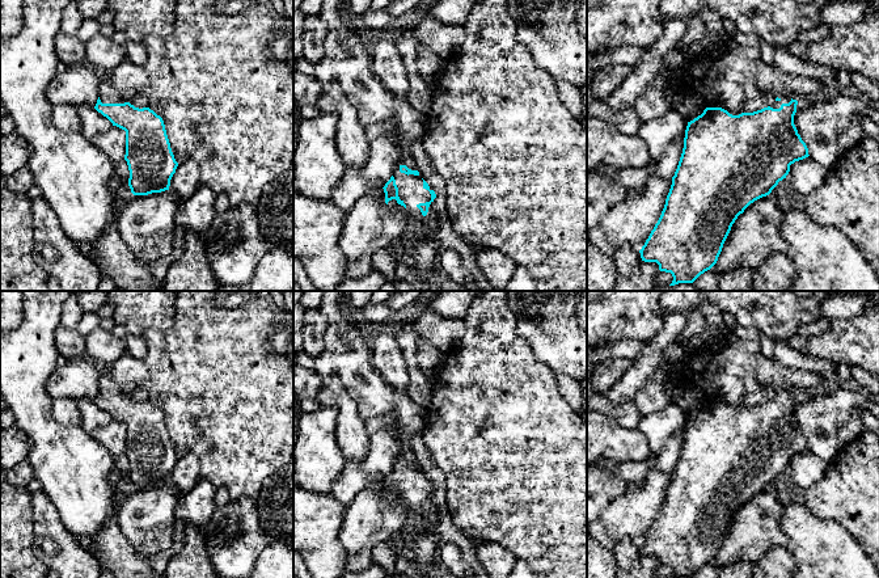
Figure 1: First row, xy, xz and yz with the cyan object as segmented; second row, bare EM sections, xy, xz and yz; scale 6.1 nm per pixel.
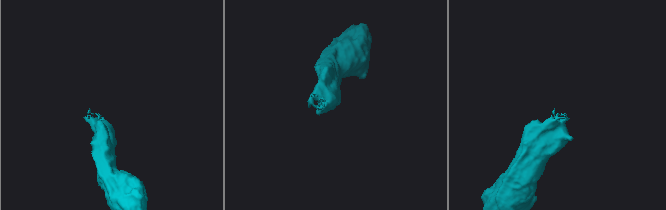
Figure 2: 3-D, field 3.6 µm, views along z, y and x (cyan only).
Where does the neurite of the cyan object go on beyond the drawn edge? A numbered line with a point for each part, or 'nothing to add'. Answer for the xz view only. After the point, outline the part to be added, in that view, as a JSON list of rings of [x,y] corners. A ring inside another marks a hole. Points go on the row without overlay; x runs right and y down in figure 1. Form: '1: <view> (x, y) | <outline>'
1: xz (410, 481) | [[[400,459],[394,460],[393,471],[398,481],[398,490],[406,498],[407,507],[422,511],[423,509],[417,499],[431,494],[430,485],[423,481],[422,471],[401,467]]]

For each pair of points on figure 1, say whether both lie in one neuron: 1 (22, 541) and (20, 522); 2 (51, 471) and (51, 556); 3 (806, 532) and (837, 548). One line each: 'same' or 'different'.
1: same
2: different
3: same

